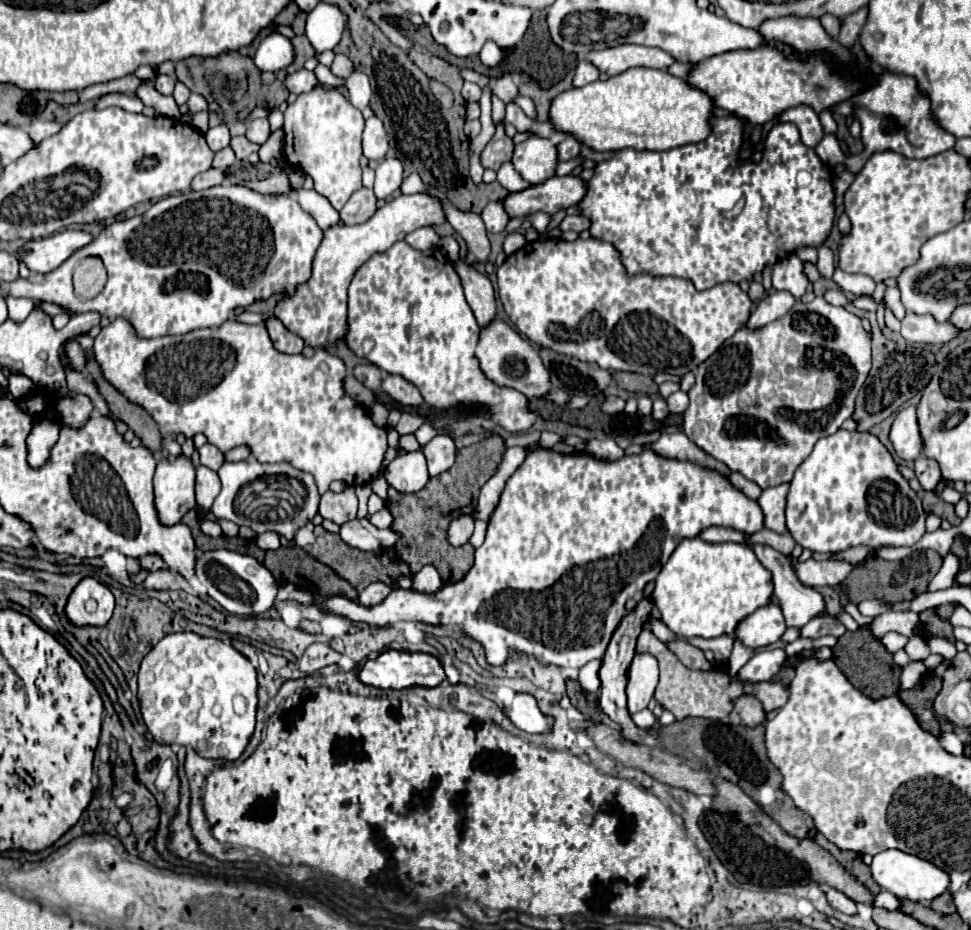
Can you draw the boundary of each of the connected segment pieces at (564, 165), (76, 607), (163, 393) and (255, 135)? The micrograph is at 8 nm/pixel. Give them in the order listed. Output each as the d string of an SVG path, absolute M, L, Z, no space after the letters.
M579 154L577 158L571 158L571 160L567 160L567 162L559 162L559 166L557 166L557 174L559 176L565 176L565 174L571 174L577 166L581 166L583 164L583 156Z
M83 578L69 596L65 614L75 626L105 626L113 616L113 608L111 590L95 578Z
M117 318L113 320L109 326L101 328L101 332L95 338L95 346L93 346L93 354L101 366L101 372L105 376L105 380L109 380L121 394L125 394L131 402L143 406L149 416L159 424L161 430L169 432L169 434L179 434L183 432L187 438L193 438L197 432L203 432L207 436L207 442L217 446L221 452L229 452L235 446L249 446L253 456L259 462L289 462L295 468L309 472L315 476L319 494L325 494L329 490L329 484L333 480L343 480L347 482L347 486L357 486L357 484L369 484L371 480L375 480L383 470L383 460L385 460L385 452L387 452L387 428L379 428L375 426L375 422L371 420L371 414L367 408L359 406L347 392L345 392L345 376L347 376L347 366L343 364L343 360L335 354L329 354L327 350L315 350L315 354L311 358L305 358L303 354L281 354L279 350L275 350L267 330L263 324L257 326L249 326L249 324L239 324L235 320L227 320L223 322L219 328L199 328L193 330L189 334L183 336L161 336L161 338L139 338L135 334L135 330L131 328L131 322L125 318Z
M257 118L253 120L249 126L247 126L247 134L245 138L253 144L265 144L271 136L271 126L269 126L269 120L267 118Z

